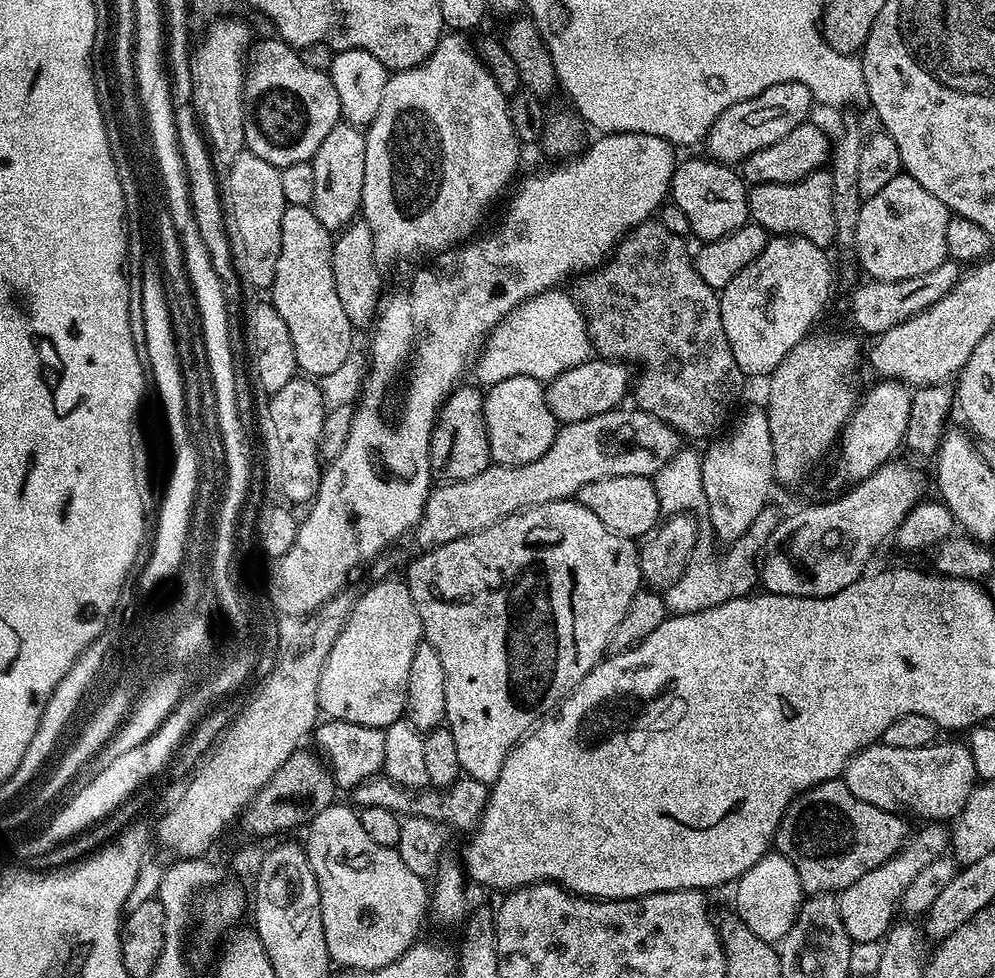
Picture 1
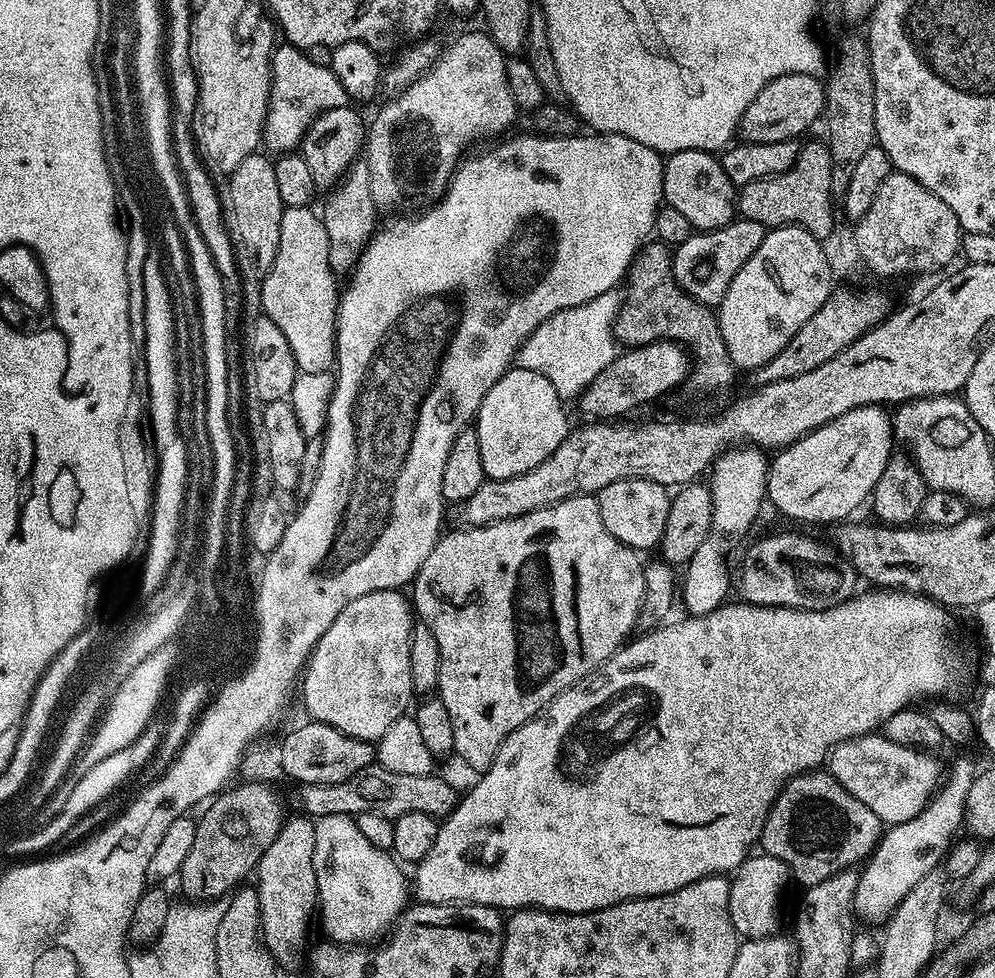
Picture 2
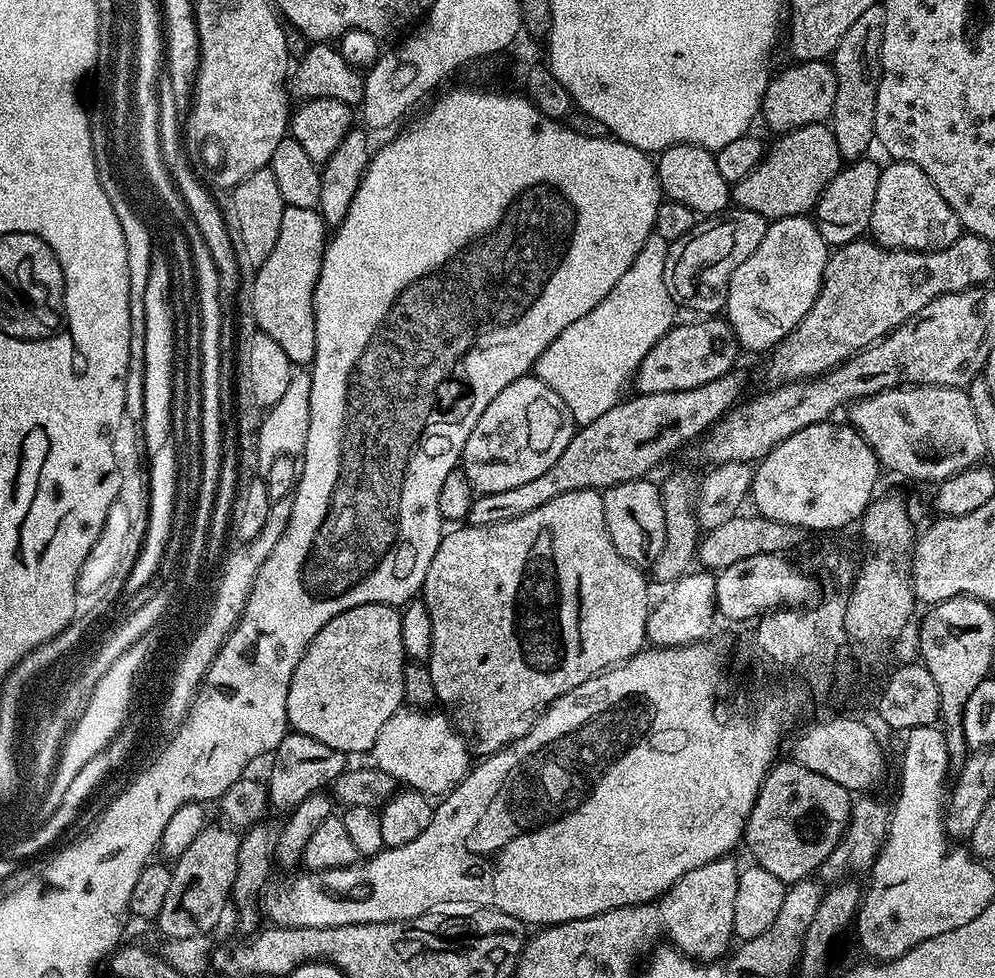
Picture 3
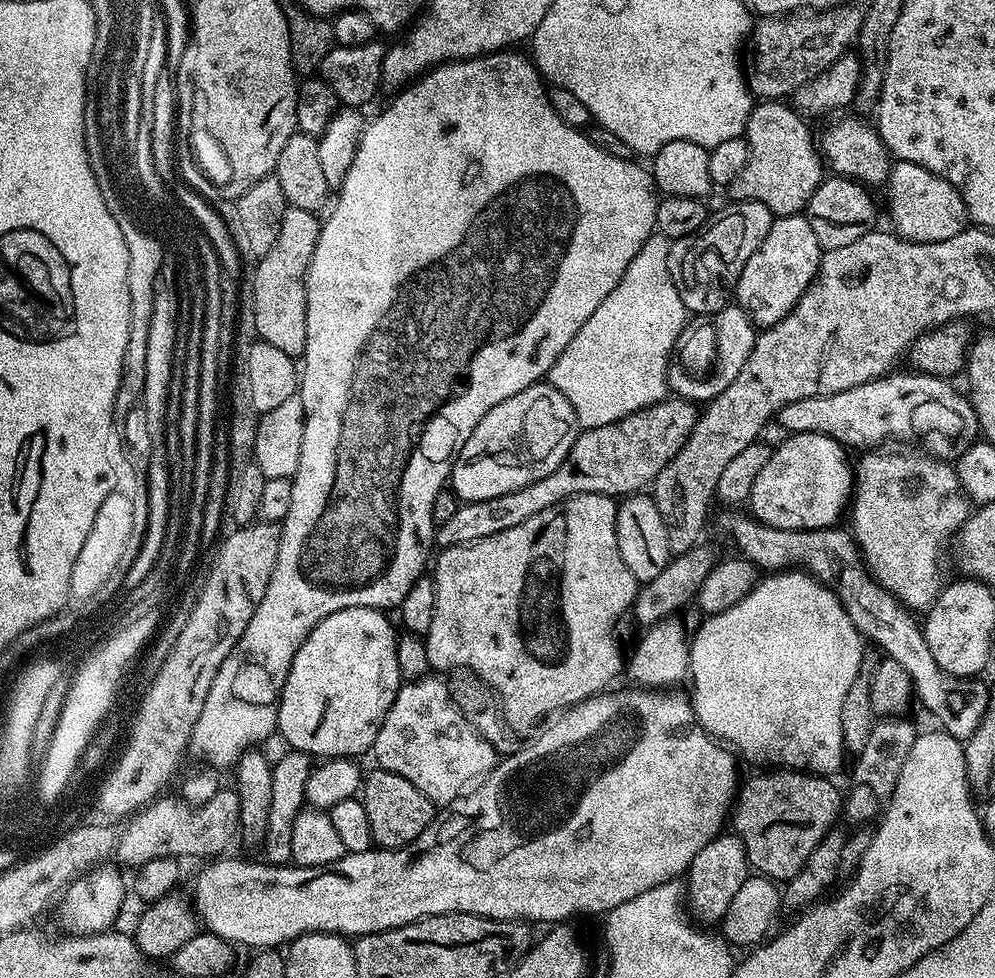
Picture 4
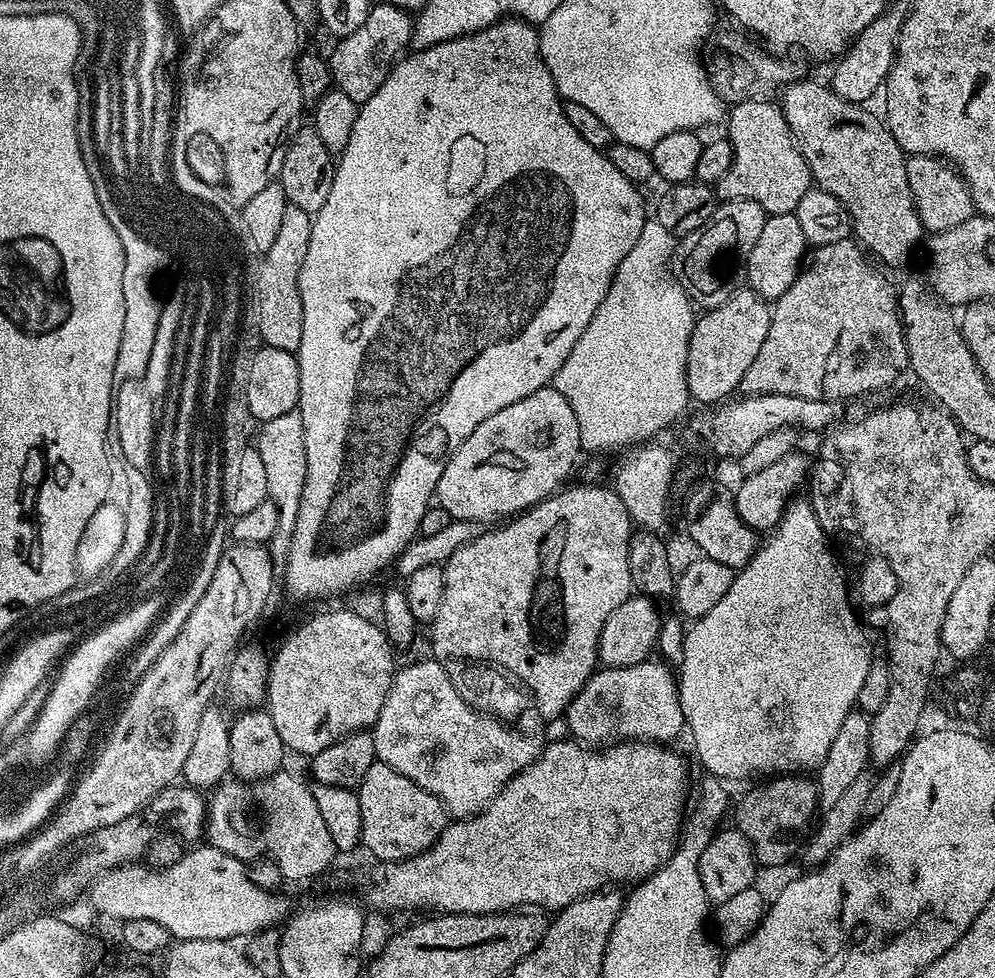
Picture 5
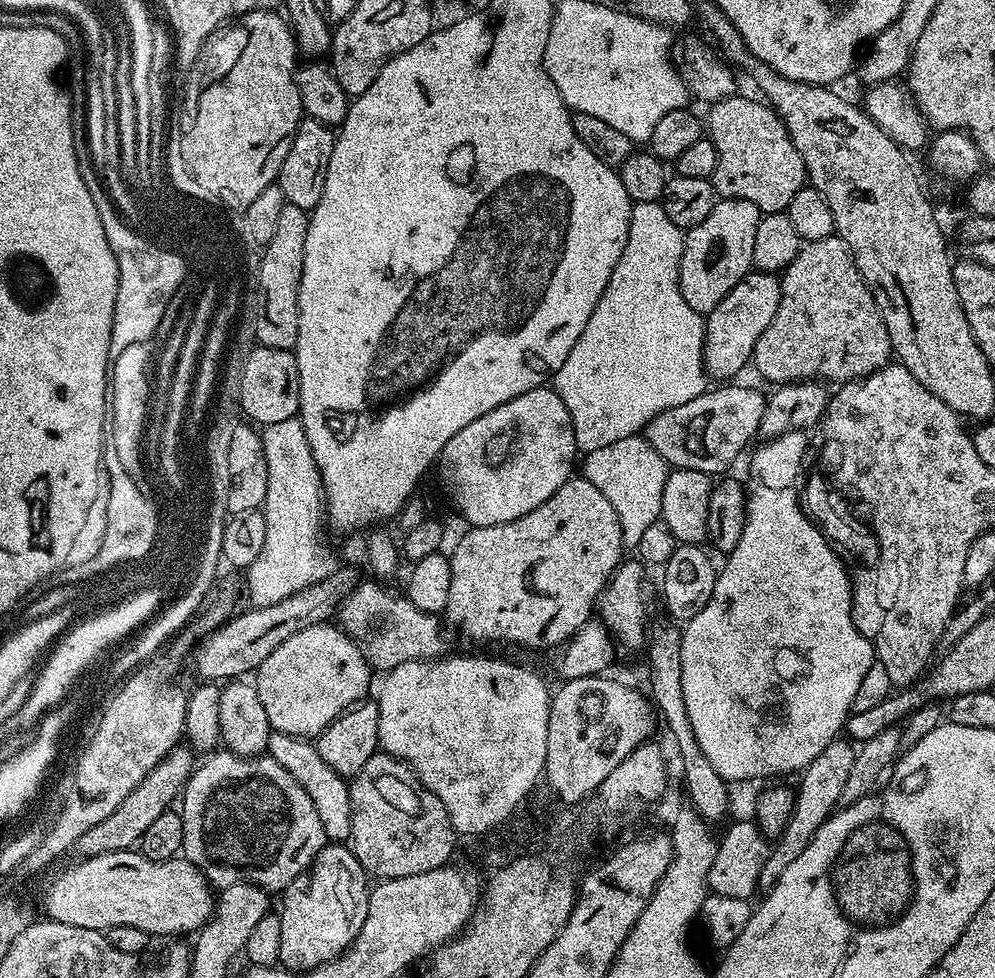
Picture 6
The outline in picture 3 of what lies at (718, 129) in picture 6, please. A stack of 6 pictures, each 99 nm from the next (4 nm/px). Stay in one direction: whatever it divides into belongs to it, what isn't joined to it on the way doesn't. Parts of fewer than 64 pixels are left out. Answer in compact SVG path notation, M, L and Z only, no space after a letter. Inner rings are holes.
M827 123L811 124L777 135L764 159L746 178L731 185L730 200L735 207L754 210L771 222L791 216L808 216L820 201L826 186L842 167L838 142Z

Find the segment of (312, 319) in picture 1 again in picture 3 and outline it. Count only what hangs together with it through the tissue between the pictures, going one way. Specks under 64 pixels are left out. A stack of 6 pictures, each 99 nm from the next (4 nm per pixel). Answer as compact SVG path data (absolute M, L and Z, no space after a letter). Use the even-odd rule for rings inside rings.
M302 206L285 207L282 214L282 230L278 230L278 239L274 242L274 250L266 262L254 274L256 285L252 288L252 316L256 319L255 327L261 332L270 334L282 351L290 358L294 366L311 365L314 333L312 330L312 289L320 277L322 259L322 240L320 244L320 228L322 221L319 211Z

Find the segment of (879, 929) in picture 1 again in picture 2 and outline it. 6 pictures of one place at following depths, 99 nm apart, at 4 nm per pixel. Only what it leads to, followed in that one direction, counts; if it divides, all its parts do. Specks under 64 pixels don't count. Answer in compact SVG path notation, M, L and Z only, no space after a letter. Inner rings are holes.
M958 757L952 769L949 772L947 769L940 787L928 800L928 805L914 818L910 818L910 822L891 825L880 837L876 848L859 871L854 912L861 921L864 919L872 924L883 925L906 898L906 894L914 890L914 886L947 857L957 839L956 831L965 827L966 798L977 771L978 765L970 757Z

